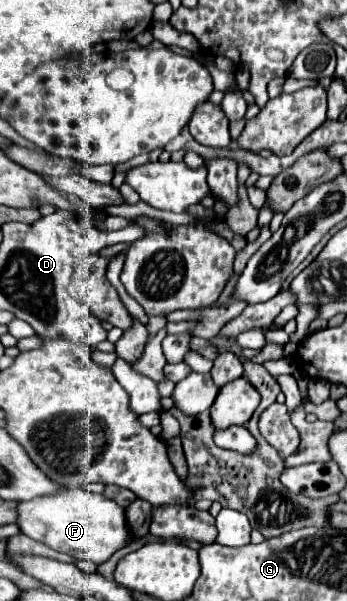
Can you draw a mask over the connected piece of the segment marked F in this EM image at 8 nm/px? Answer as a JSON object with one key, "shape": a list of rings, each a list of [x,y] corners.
{"shape":[[[62,488],[52,496],[38,496],[18,502],[18,528],[32,540],[44,542],[52,550],[70,554],[76,560],[90,560],[94,564],[106,562],[116,550],[130,544],[130,532],[124,510],[86,488]]]}

